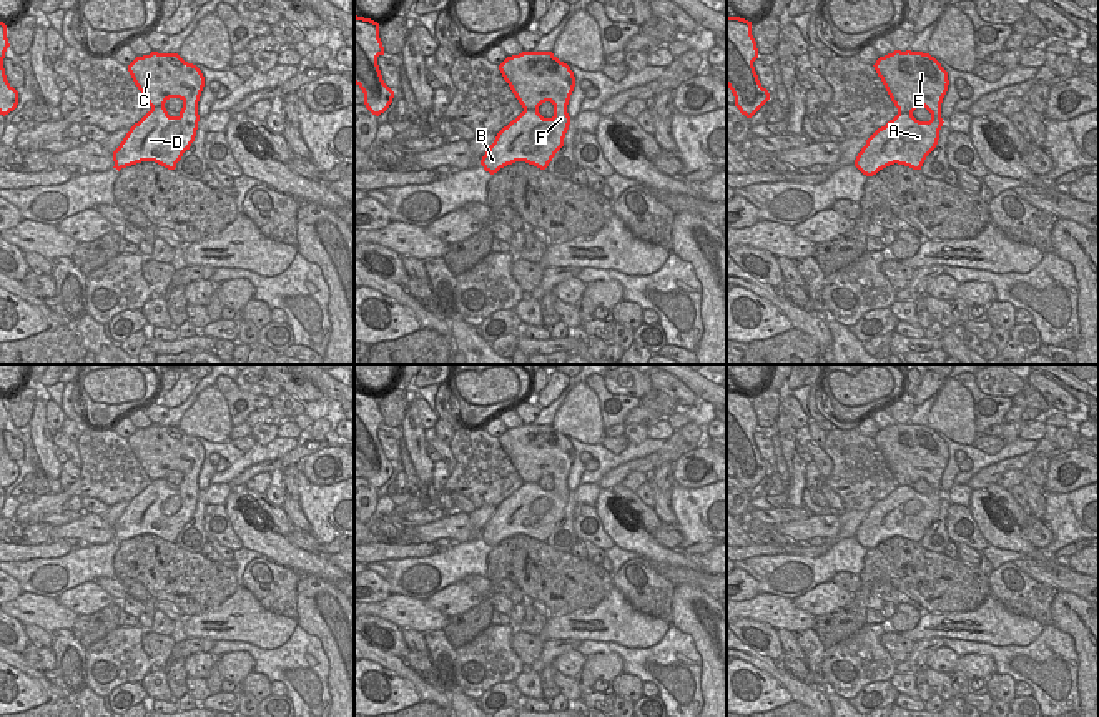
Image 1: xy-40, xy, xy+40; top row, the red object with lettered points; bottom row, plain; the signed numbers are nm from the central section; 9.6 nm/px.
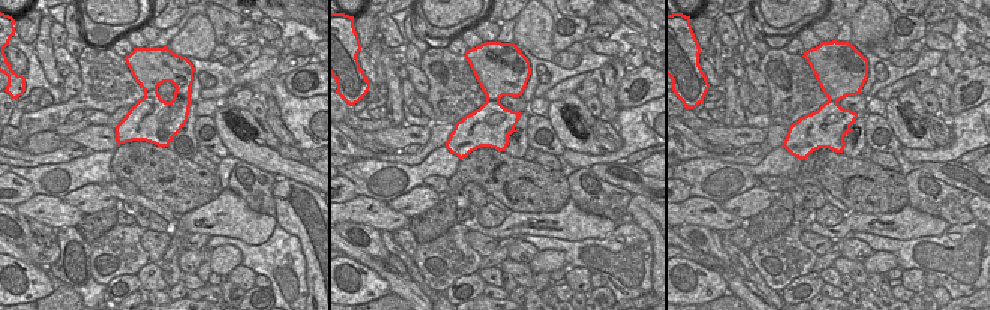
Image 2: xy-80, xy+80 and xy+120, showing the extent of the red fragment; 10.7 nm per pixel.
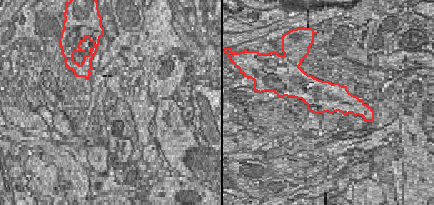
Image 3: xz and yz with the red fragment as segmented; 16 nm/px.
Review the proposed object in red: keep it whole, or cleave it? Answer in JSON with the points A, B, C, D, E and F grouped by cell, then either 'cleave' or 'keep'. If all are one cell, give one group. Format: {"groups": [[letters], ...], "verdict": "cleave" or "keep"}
{"groups": [["A", "B", "C", "D", "E", "F"]], "verdict": "keep"}

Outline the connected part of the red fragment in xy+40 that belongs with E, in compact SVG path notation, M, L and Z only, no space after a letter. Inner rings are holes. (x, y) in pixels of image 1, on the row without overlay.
M894 423L880 429L873 439L898 487L866 512L855 539L866 549L894 536L921 542L944 496L941 476L949 457L948 444L929 426L911 423ZM918 479L931 486L929 494L913 489Z

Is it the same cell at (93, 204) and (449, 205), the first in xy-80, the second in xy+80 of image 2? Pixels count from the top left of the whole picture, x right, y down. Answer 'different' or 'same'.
different

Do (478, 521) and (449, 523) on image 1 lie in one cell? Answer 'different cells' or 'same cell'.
different cells

